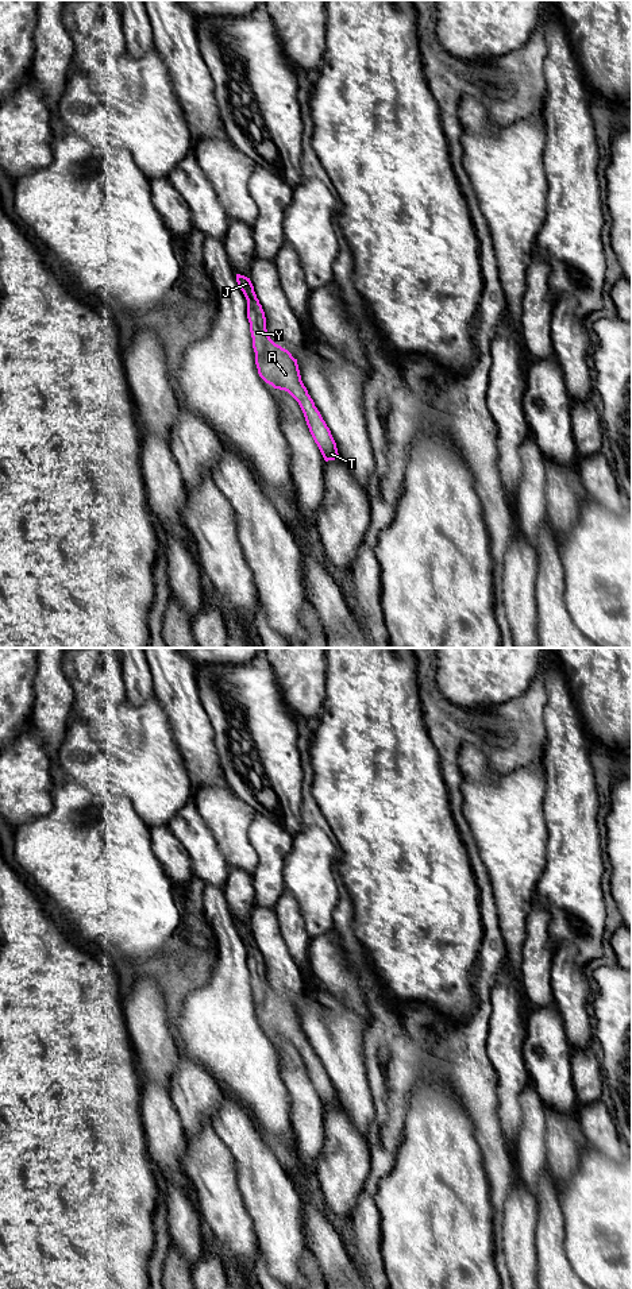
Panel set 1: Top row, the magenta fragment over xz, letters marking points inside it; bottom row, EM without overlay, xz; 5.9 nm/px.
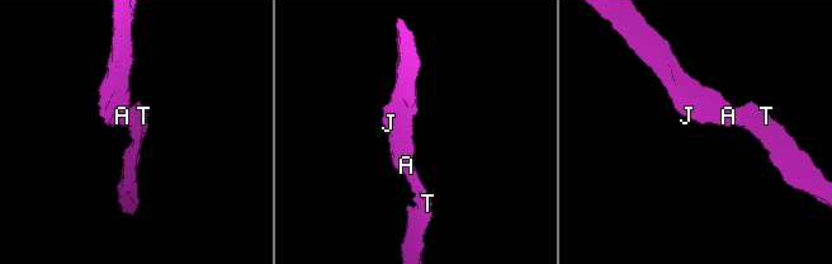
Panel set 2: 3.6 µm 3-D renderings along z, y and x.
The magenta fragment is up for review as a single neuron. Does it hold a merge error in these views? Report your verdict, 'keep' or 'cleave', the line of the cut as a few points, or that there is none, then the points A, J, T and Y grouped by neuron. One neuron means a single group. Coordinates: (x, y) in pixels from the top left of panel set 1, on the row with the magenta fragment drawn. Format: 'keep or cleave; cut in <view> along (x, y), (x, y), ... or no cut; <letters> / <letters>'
keep; no cut; A J T Y

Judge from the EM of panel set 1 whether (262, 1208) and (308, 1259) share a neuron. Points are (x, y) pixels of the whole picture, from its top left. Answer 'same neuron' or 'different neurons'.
different neurons

